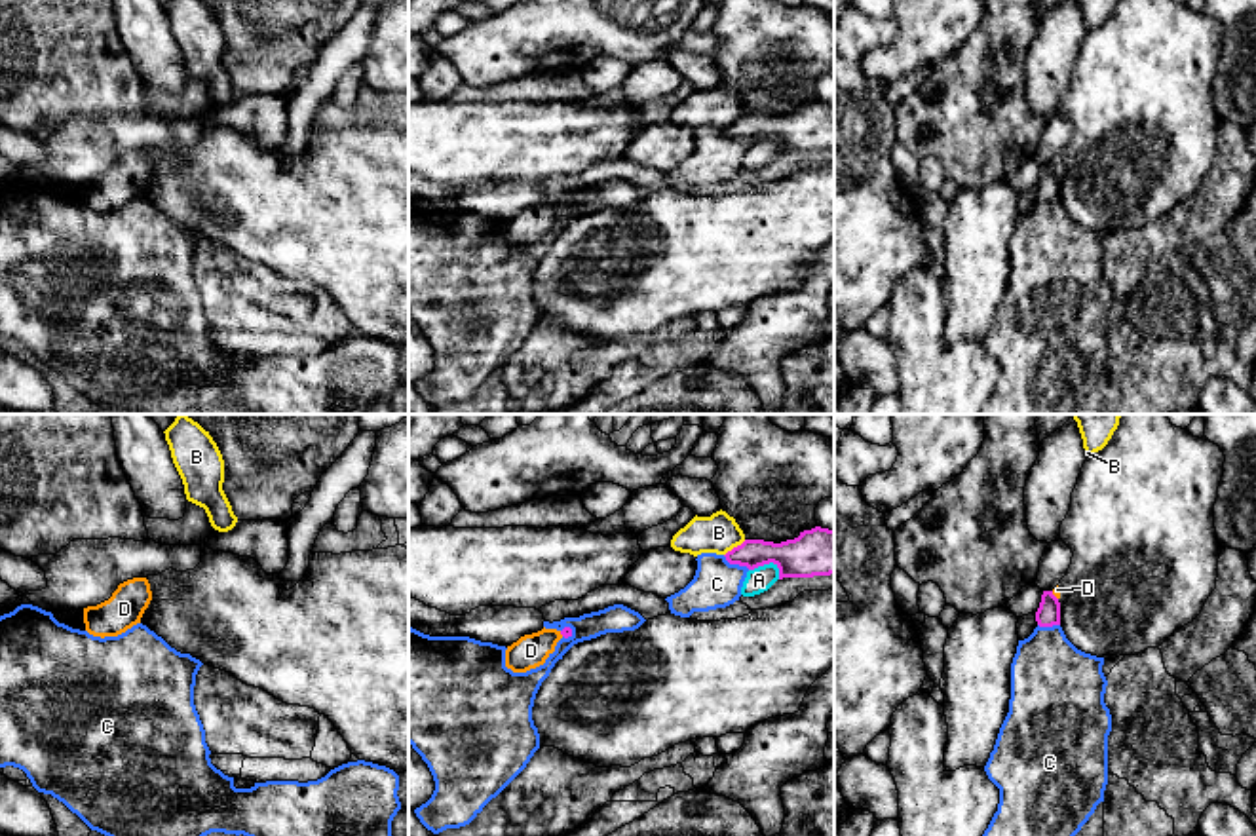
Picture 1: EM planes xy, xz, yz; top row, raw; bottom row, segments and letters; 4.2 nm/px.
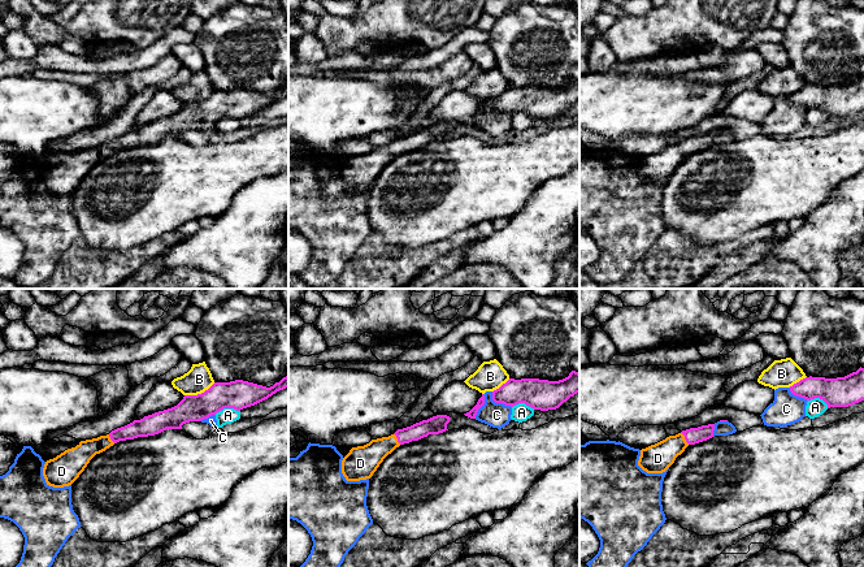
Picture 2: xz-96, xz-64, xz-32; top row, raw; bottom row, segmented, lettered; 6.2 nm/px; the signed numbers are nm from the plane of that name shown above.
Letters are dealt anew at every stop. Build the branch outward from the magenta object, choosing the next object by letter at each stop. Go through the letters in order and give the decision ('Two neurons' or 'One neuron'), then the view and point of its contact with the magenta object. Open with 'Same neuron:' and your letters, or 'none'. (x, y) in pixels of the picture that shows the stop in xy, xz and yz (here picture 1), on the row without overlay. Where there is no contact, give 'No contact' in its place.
Same neuron: D
A: Two neurons. Touches magenta at xz (768, 137)
B: Two neurons. Touches magenta at xz (734, 122)
C: Two neurons. Touches magenta at xz (736, 137)
D: One neuron. Touches magenta at yz (1053, 170)

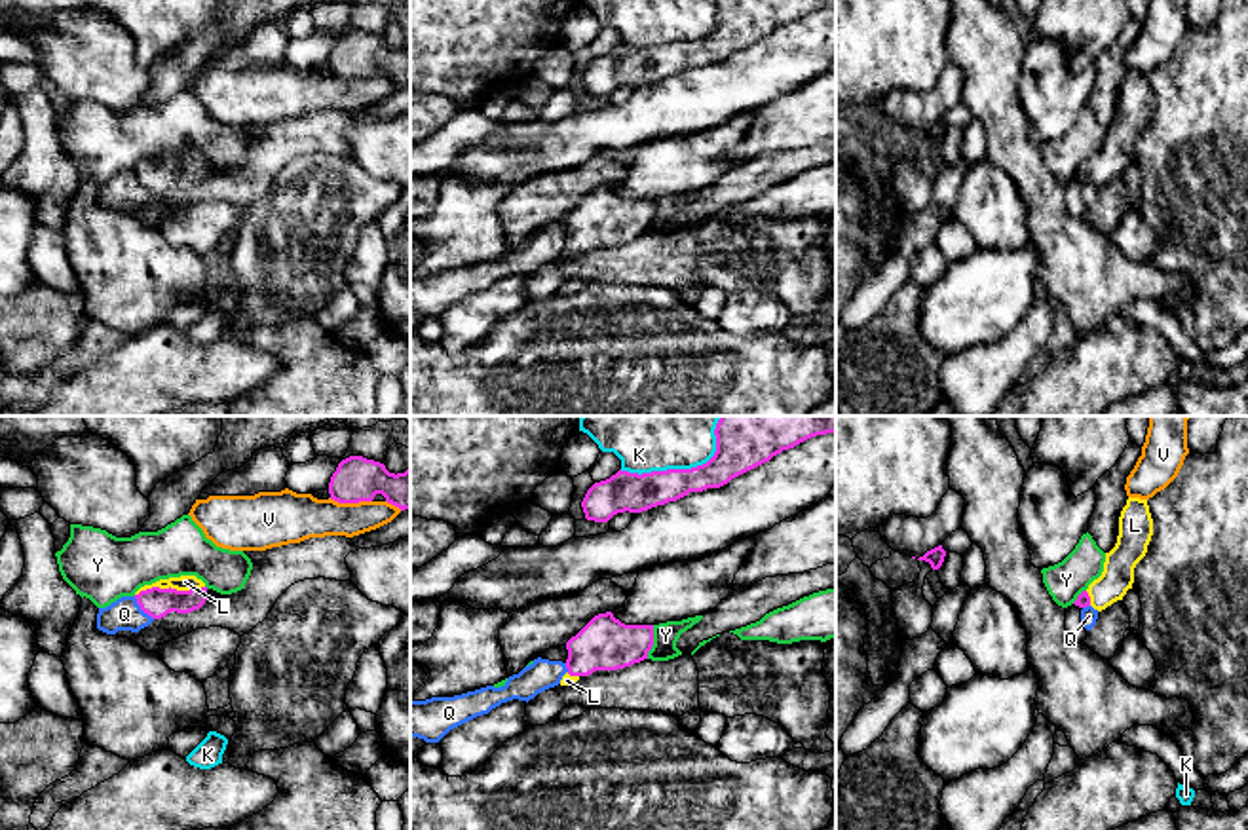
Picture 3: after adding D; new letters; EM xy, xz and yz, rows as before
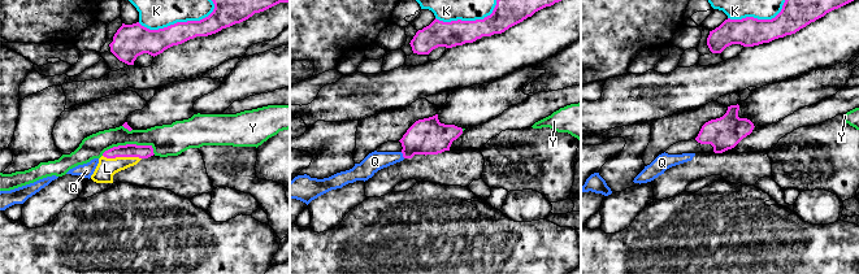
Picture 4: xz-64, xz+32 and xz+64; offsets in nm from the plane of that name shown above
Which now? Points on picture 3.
Same neuron: L
K: Two neurons. Touches magenta at xz (680, 44)
L: One neuron. Touches magenta at xy (170, 162)
Q: Two neurons. Touches magenta at xy (143, 185)
V: Two neurons. Touches magenta at xy (350, 76)
Y: Two neurons. Touches magenta at xz (652, 217)

